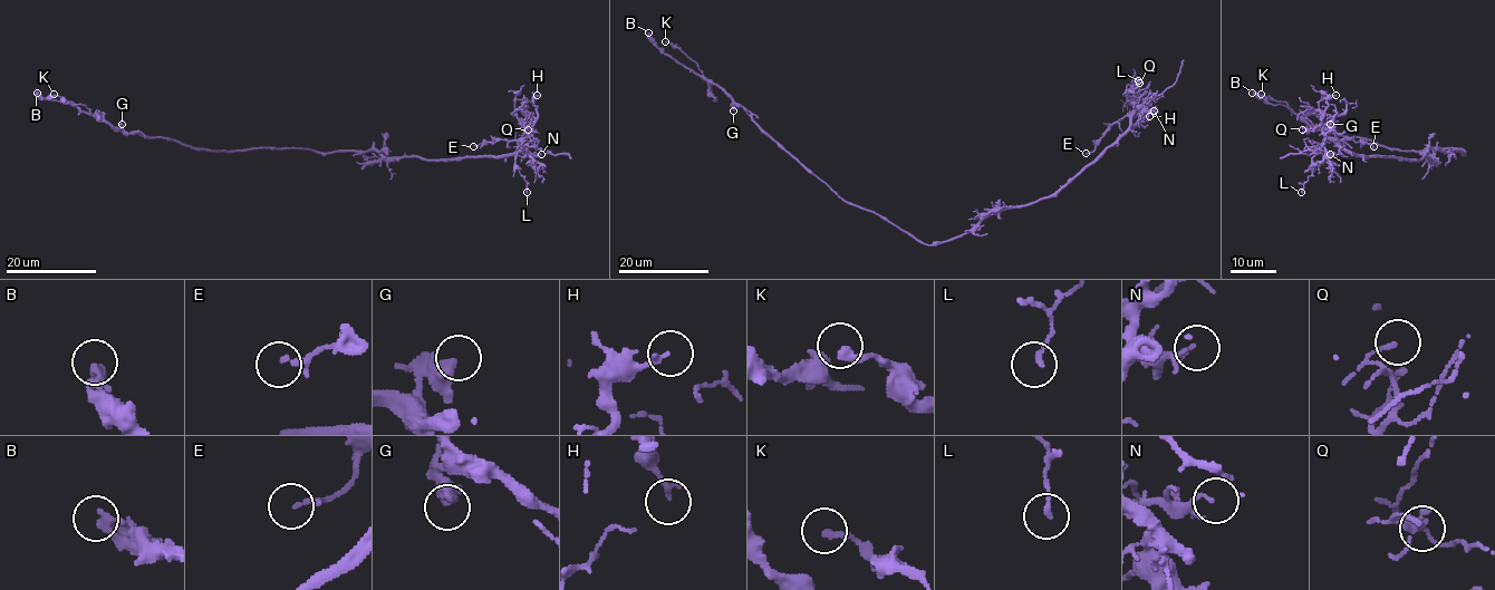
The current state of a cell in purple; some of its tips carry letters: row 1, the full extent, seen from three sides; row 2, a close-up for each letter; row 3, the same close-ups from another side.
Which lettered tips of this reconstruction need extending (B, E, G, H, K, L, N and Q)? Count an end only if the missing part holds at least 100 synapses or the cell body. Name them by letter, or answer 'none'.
none

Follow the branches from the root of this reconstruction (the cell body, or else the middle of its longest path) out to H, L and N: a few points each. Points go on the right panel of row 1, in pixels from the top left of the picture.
H: (1462, 148), (1464, 153), (1437, 151), (1421, 160), (1356, 156), (1331, 142), (1319, 126), (1327, 100), (1336, 95)
L: (1462, 148), (1464, 153), (1437, 151), (1421, 160), (1399, 160), (1356, 156), (1327, 139), (1312, 158), (1301, 192)
N: (1462, 148), (1464, 153), (1437, 151), (1421, 160), (1399, 160), (1356, 156), (1327, 139), (1324, 152), (1330, 154)

